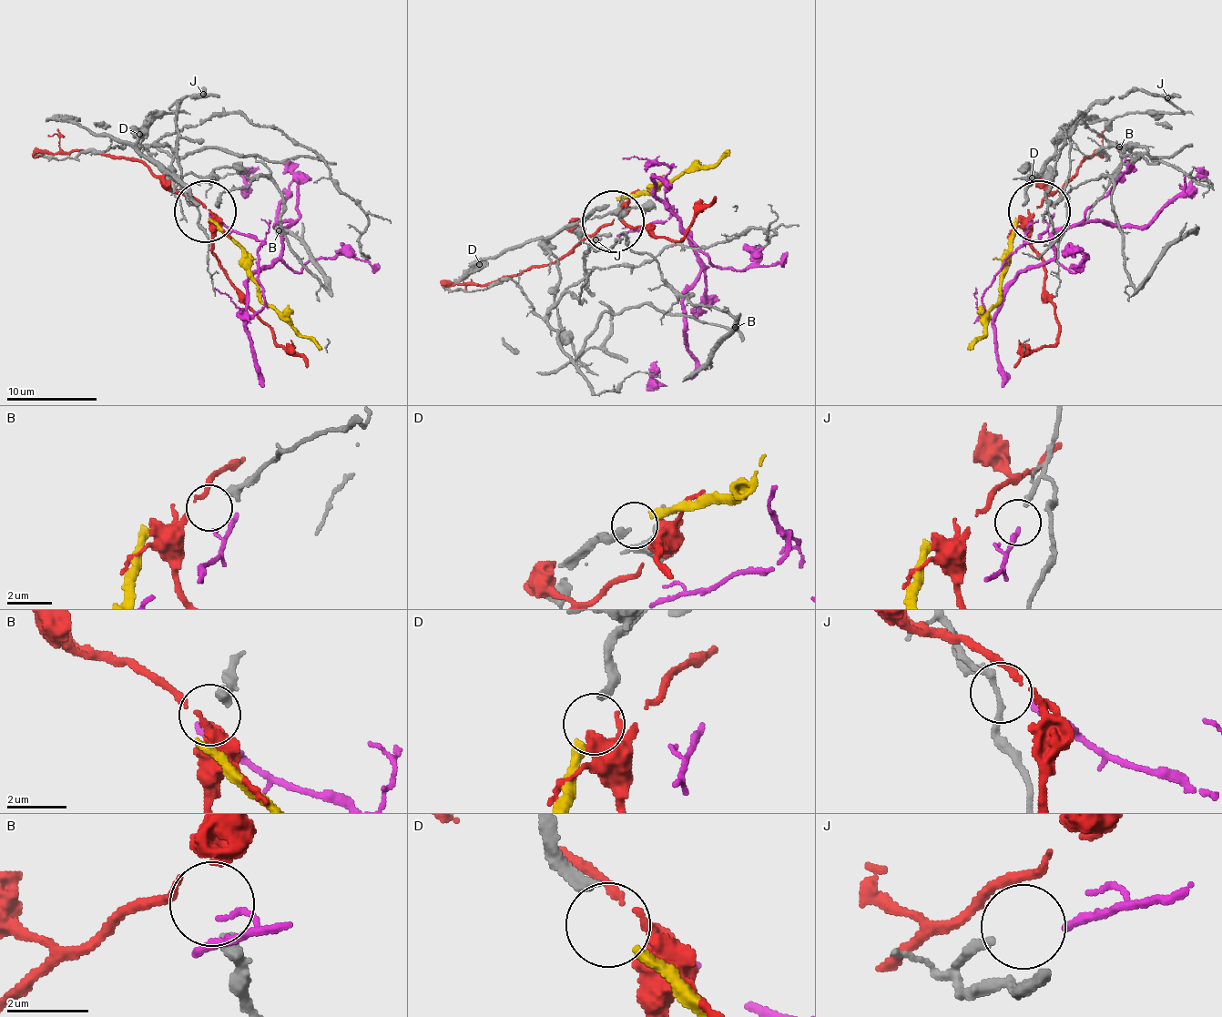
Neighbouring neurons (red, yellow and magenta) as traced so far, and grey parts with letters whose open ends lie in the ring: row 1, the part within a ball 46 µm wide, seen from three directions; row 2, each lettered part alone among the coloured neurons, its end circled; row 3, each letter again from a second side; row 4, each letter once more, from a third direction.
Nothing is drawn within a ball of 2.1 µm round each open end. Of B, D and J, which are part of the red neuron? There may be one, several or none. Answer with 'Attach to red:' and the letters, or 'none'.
Attach to red: none

